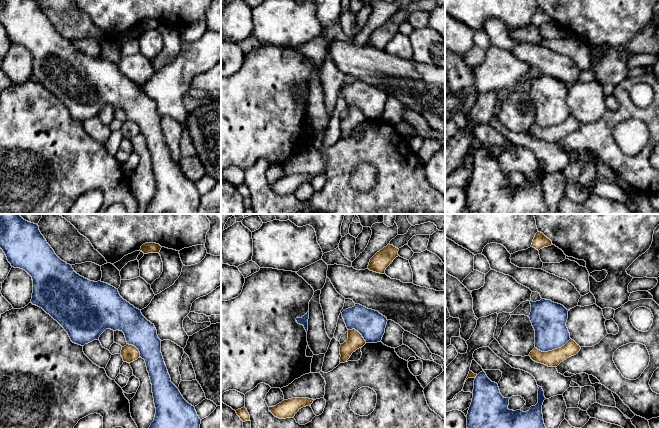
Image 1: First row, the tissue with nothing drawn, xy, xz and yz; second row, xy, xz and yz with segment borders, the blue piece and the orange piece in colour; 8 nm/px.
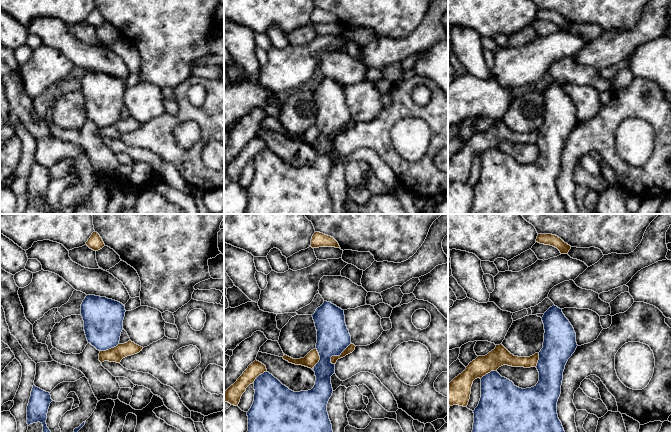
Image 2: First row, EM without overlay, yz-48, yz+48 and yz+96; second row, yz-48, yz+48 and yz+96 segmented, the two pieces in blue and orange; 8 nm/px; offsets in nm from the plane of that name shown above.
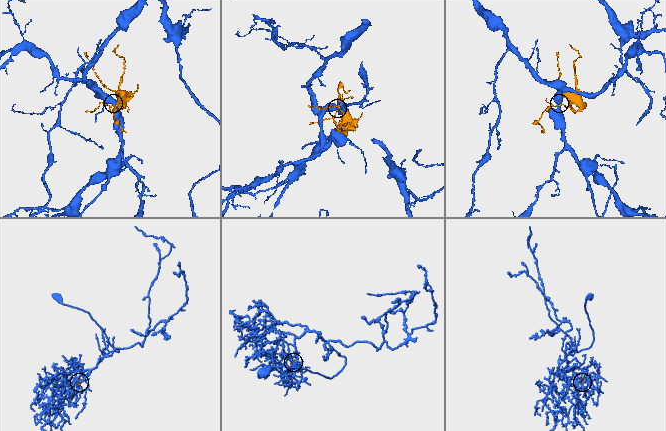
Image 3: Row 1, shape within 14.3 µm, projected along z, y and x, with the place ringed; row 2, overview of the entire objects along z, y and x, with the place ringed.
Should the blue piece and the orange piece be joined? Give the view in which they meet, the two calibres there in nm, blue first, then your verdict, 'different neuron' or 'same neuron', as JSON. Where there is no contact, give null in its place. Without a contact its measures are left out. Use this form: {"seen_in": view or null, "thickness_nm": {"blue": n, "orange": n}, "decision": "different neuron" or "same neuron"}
{"seen_in": "yz", "thickness_nm": {"blue": 280, "orange": 130}, "decision": "different neuron"}

